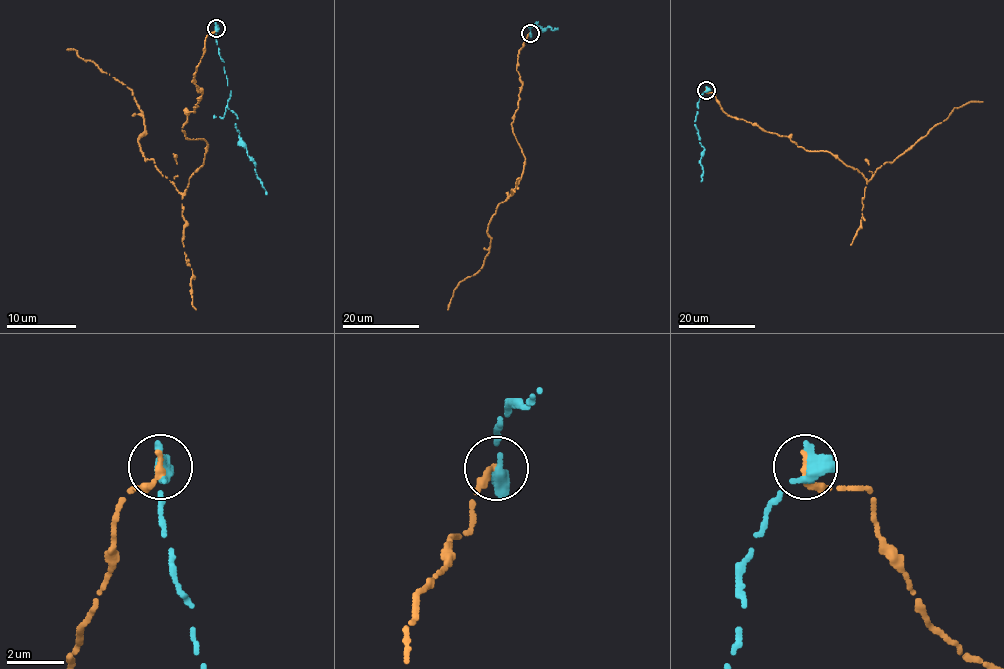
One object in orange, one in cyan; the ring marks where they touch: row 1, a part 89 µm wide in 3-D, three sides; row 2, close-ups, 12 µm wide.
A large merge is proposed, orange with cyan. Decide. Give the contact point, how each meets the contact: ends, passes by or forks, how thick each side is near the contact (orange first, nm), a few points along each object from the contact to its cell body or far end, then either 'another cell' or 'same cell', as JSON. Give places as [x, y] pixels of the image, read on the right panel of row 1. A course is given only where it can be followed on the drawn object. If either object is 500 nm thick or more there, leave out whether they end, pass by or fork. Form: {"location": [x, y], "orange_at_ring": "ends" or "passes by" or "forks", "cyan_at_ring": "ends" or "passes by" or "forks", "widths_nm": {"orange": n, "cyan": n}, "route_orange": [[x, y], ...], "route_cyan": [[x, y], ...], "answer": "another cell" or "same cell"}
{"location": [706, 90], "widths_nm": {"orange": 260, "cyan": 550}, "route_orange": [[706, 89], [715, 94], [729, 115], [788, 136], [808, 151], [828, 151], [867, 181], [955, 108], [983, 102]], "route_cyan": [[707, 89], [699, 99], [694, 121], [699, 142], [704, 148], [700, 159], [701, 182]], "answer": "another cell"}

